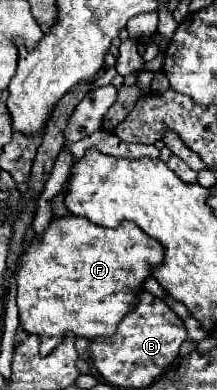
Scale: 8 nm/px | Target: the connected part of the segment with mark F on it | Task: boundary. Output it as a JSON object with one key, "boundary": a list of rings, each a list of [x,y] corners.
{"boundary":[[[67,215],[61,219],[53,219],[49,229],[43,235],[35,235],[25,249],[25,255],[19,261],[17,271],[17,307],[19,307],[19,323],[27,333],[39,337],[39,353],[41,357],[49,355],[63,331],[69,331],[77,337],[95,339],[101,335],[113,335],[119,321],[135,307],[137,293],[143,287],[143,279],[151,275],[151,269],[163,261],[163,247],[143,233],[131,221],[121,223],[117,229],[107,229],[93,225],[85,217]]]}

